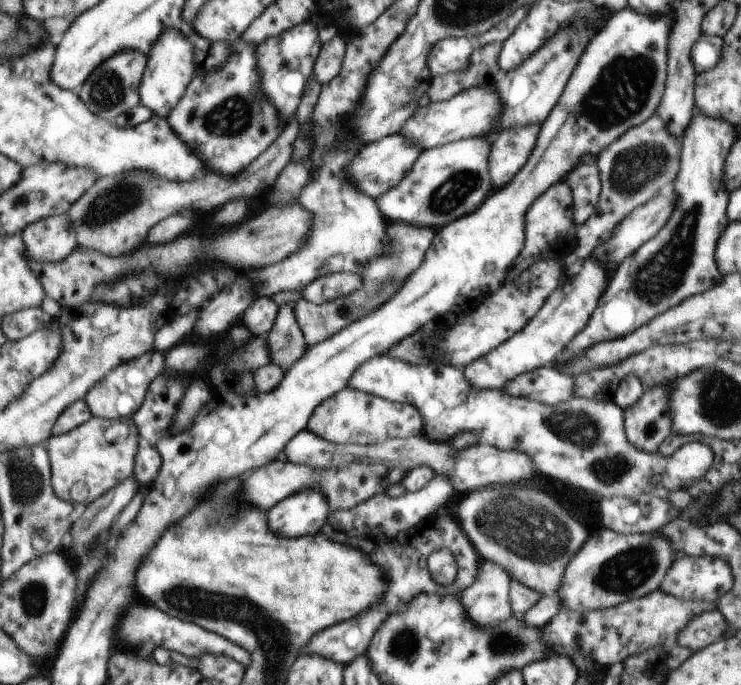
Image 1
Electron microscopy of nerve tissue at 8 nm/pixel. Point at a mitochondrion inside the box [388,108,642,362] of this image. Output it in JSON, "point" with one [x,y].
{"point":[446,198]}

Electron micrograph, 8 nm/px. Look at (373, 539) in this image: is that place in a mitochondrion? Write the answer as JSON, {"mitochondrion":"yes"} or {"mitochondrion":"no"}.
{"mitochondrion":"no"}

